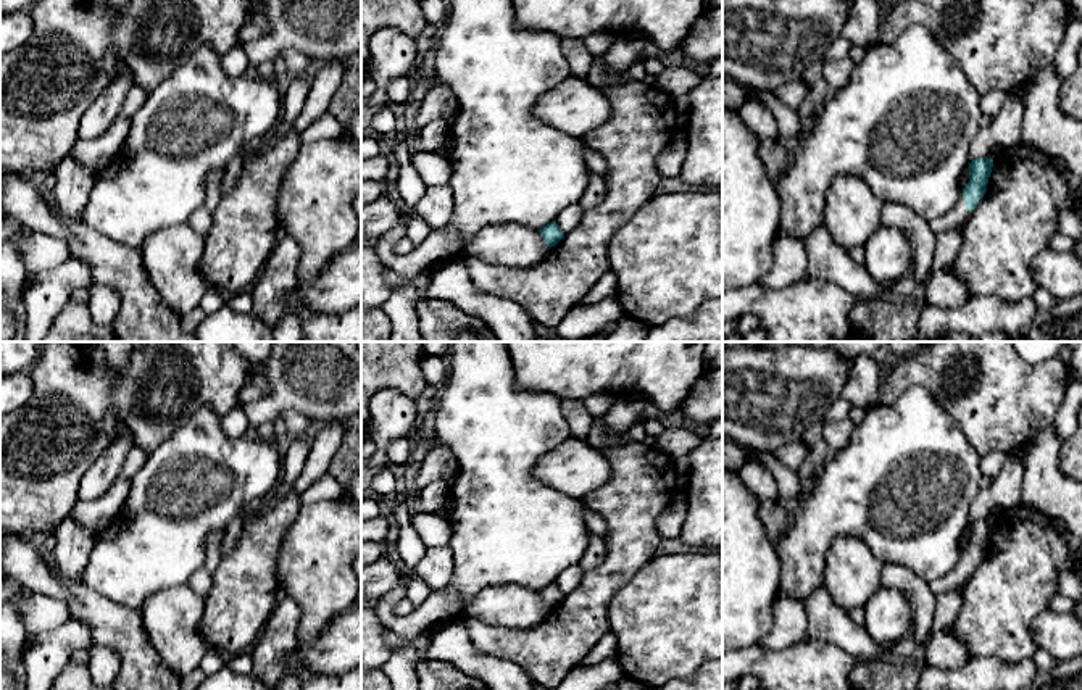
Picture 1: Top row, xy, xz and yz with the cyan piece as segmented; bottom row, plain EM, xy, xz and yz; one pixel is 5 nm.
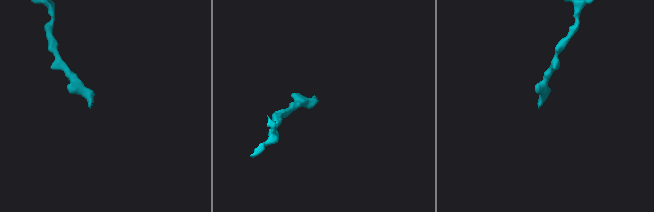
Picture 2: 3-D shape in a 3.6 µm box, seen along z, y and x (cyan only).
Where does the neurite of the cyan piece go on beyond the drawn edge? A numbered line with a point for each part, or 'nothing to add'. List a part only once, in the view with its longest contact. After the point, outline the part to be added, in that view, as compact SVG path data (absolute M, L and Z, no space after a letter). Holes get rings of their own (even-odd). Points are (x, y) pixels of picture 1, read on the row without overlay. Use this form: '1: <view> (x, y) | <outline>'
1: yz (958, 574) | M961 556L958 564L948 574L940 579L930 580L929 585L937 596L940 593L951 592L961 587L969 576L971 572L964 569L964 558Z

